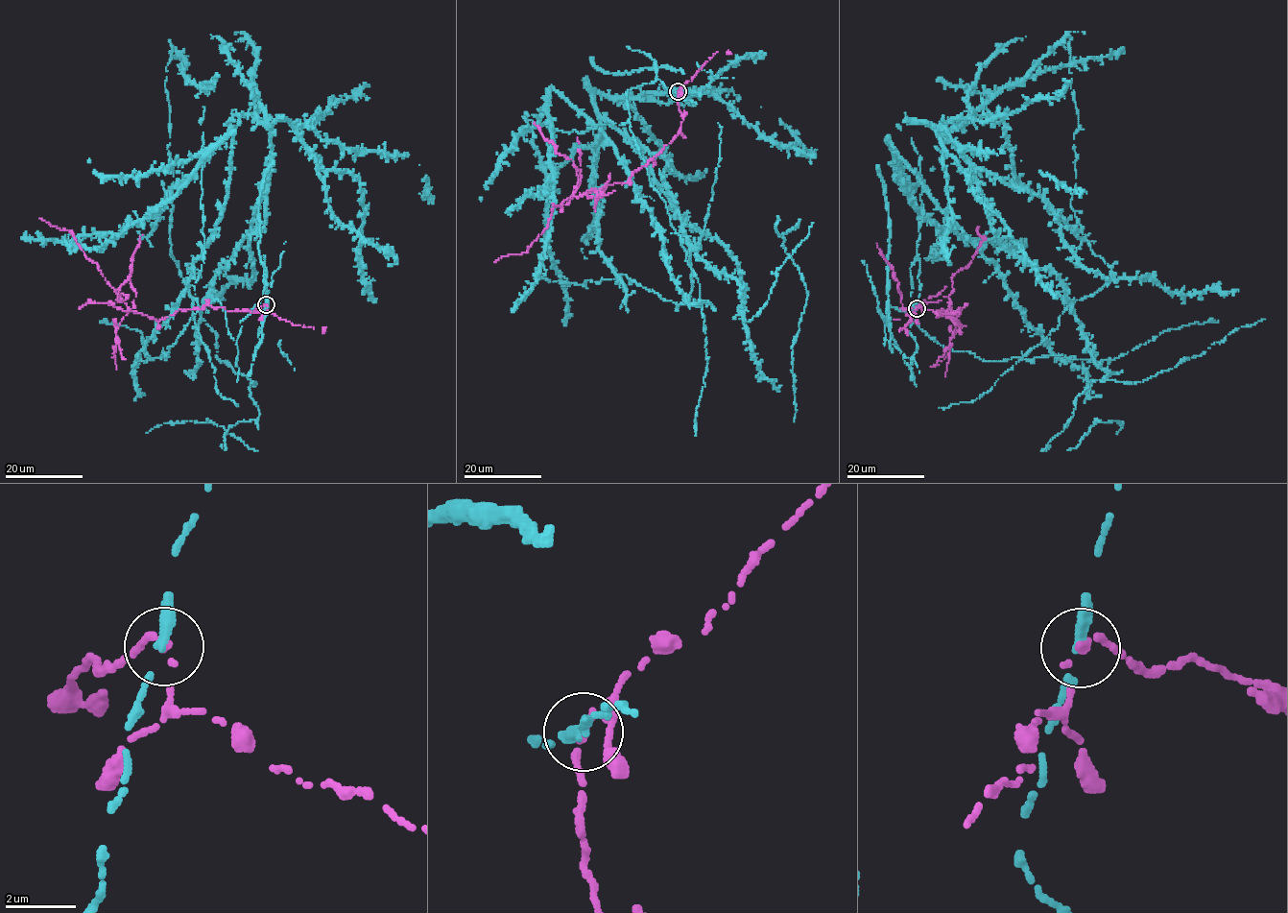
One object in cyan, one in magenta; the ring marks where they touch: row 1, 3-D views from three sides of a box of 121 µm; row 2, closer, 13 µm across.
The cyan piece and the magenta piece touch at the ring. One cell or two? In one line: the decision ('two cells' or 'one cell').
two cells

